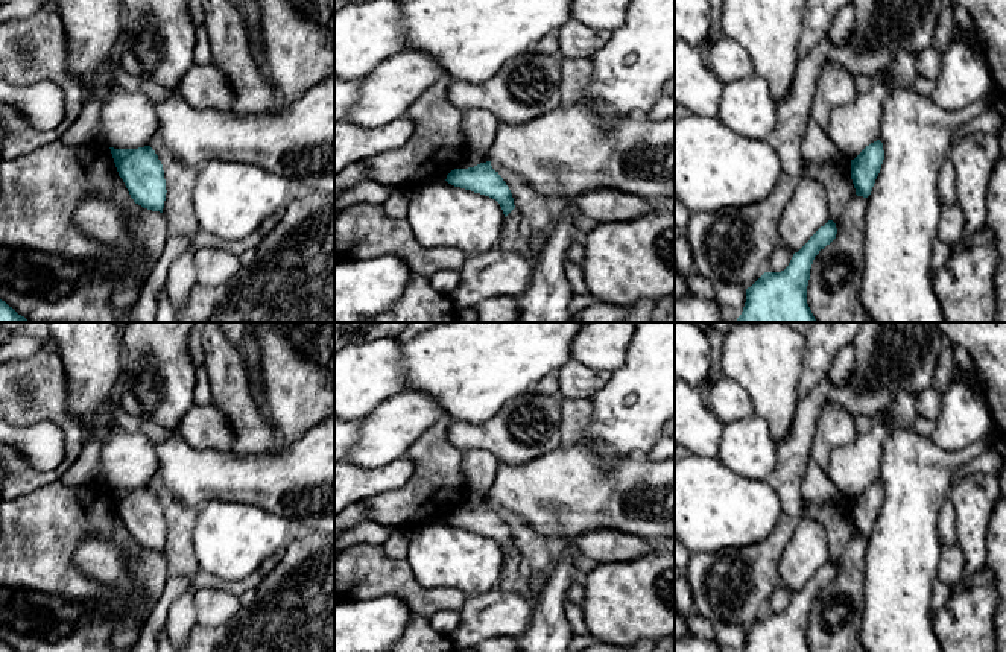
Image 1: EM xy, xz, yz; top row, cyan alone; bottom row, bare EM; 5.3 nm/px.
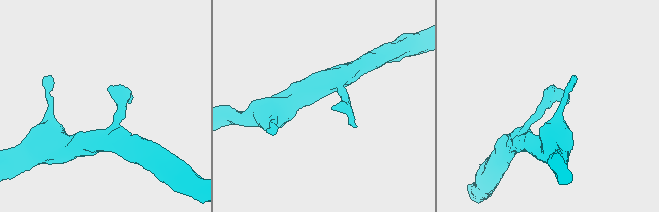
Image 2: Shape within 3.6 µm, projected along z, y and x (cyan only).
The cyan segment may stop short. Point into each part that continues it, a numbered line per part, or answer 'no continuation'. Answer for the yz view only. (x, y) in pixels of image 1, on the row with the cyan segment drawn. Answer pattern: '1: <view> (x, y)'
no continuation

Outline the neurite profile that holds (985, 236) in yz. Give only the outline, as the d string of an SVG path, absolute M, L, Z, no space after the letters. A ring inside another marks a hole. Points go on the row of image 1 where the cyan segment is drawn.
M986 223L973 237L963 239L962 242L950 248L951 252L956 254L979 245L994 245L994 233Z

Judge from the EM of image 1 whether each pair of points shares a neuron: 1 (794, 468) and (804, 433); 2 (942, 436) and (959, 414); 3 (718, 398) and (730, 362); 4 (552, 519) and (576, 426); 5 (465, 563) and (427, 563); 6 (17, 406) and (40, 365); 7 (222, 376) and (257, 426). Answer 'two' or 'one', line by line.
1: one
2: one
3: two
4: two
5: one
6: one
7: one

